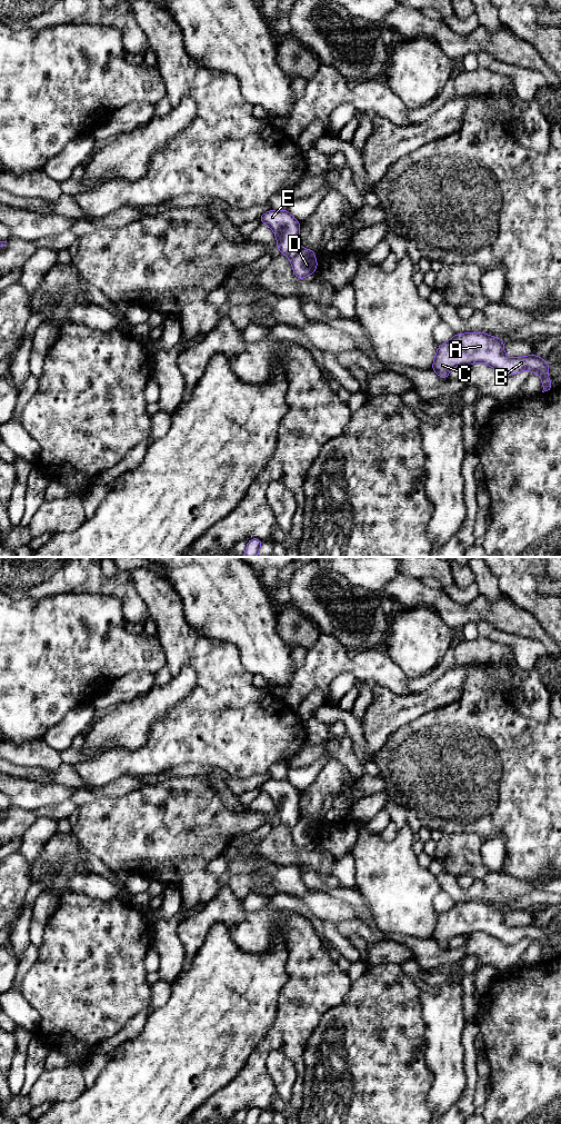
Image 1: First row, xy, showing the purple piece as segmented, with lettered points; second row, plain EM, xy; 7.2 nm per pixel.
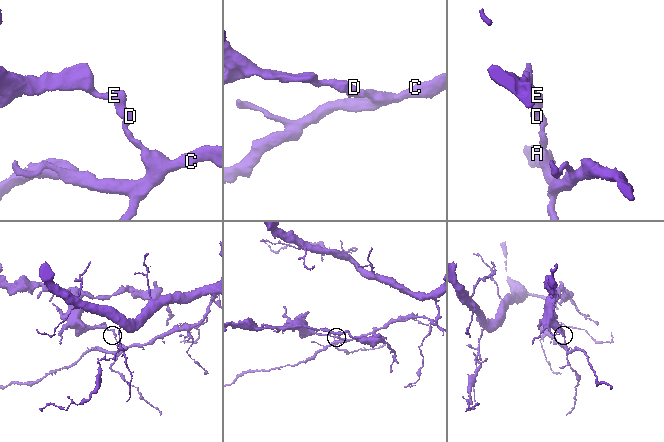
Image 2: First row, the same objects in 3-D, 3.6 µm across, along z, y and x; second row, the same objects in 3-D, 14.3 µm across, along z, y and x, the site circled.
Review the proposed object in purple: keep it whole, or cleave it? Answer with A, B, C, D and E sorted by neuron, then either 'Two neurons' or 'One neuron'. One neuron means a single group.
Groups: A B C D / E. Two neurons

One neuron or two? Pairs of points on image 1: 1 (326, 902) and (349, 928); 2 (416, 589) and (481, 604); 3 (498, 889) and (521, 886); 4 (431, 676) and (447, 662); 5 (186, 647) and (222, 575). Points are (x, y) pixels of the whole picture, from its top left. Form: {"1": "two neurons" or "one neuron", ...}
{"1": "two neurons", "2": "one neuron", "3": "one neuron", "4": "one neuron", "5": "two neurons"}

